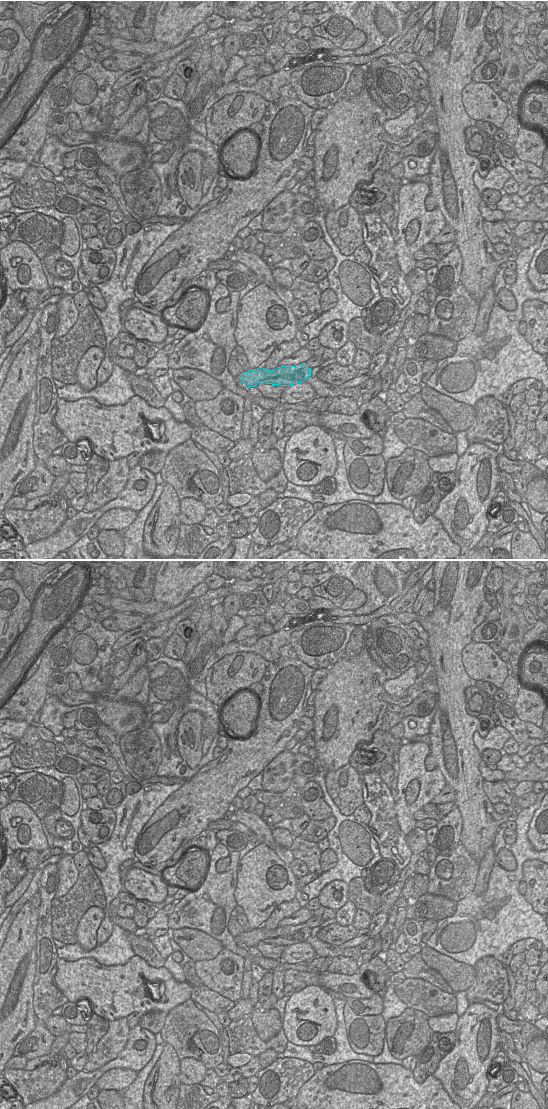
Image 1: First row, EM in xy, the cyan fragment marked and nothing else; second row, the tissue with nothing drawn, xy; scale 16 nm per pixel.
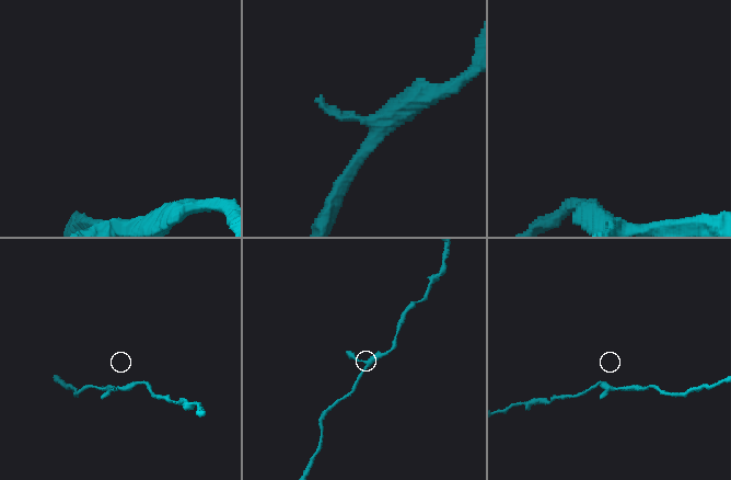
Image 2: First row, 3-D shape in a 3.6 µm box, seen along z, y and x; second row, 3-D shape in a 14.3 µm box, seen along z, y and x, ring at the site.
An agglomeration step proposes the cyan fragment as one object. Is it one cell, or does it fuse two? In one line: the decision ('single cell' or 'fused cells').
single cell

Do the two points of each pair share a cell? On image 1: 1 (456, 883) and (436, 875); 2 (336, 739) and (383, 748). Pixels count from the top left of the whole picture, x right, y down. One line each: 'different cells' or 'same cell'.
1: same cell
2: different cells

